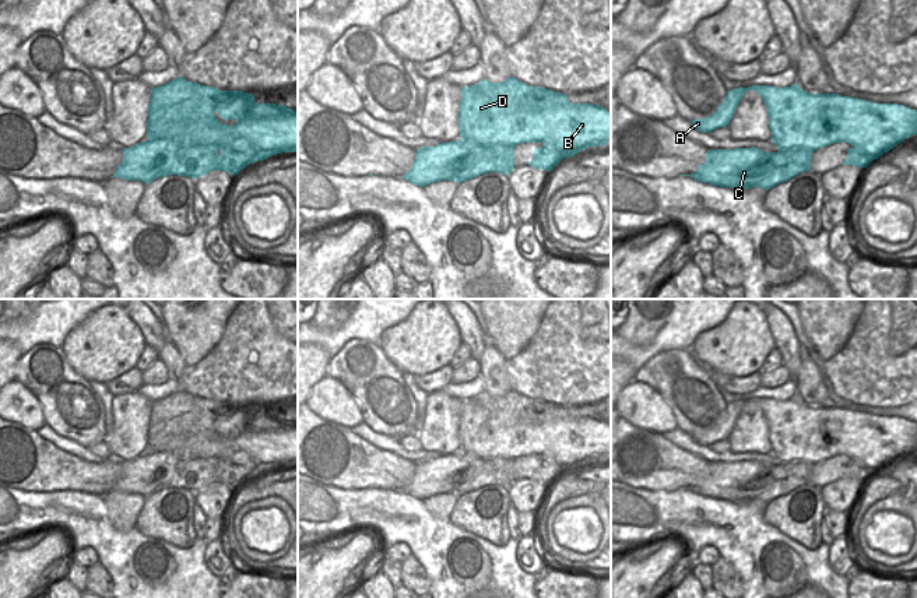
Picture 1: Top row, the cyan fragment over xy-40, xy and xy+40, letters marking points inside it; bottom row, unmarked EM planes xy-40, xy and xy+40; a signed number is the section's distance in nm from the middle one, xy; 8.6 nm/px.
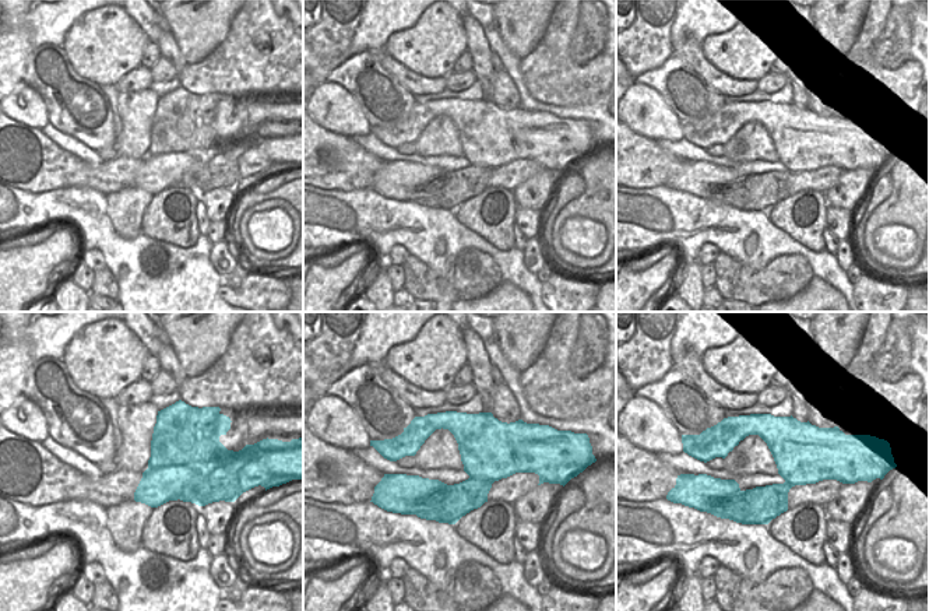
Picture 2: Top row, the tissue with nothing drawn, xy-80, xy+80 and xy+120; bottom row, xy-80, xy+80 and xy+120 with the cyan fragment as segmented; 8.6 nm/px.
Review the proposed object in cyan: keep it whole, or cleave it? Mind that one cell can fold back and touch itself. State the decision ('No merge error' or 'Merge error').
Merge error

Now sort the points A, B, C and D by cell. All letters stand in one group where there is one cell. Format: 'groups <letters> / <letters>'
groups A B D / C

